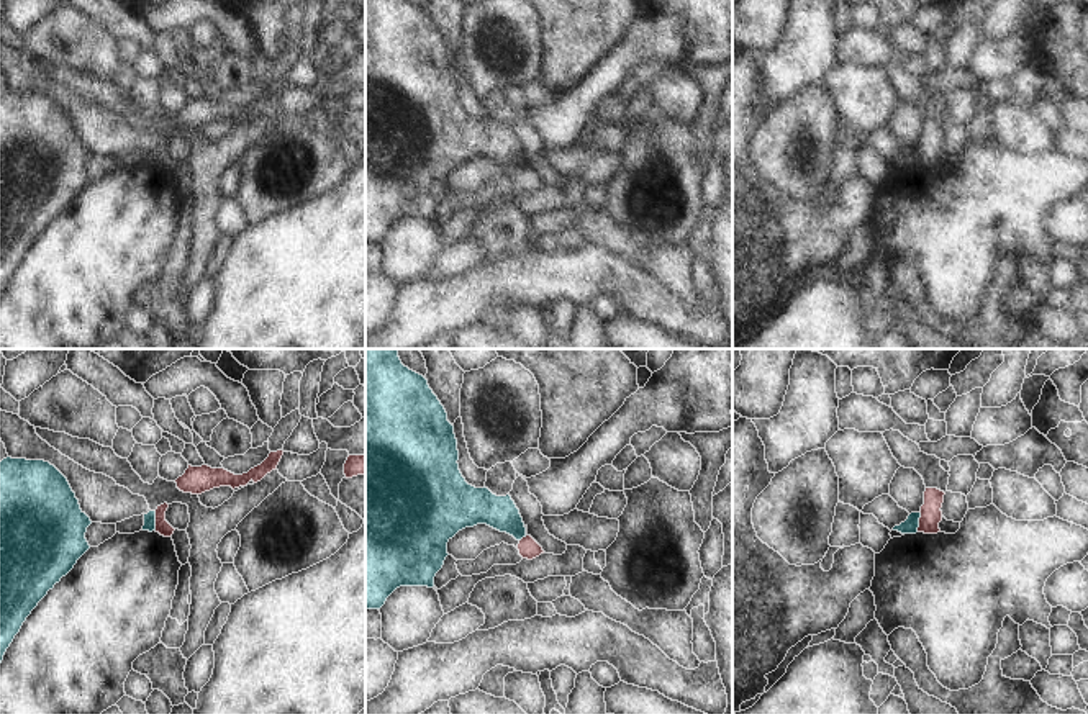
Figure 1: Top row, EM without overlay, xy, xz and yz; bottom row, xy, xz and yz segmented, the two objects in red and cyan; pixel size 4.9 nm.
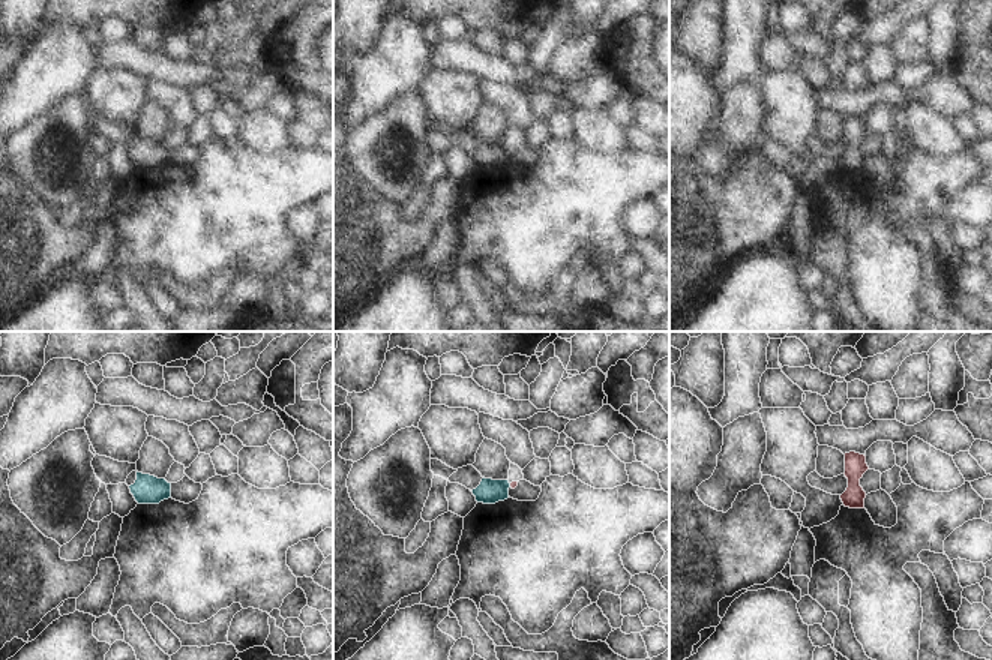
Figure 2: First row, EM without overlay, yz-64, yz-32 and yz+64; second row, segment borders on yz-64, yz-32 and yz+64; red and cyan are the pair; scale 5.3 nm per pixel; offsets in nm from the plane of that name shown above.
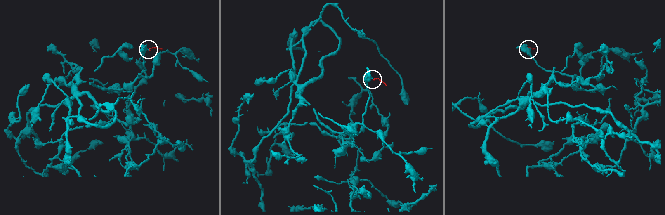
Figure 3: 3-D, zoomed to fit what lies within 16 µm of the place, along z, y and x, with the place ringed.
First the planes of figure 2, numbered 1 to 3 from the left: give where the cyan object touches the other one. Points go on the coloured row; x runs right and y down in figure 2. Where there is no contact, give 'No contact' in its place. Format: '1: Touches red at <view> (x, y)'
1: No contact
2: Touches red at yz-32 (511, 485)
3: No contact.

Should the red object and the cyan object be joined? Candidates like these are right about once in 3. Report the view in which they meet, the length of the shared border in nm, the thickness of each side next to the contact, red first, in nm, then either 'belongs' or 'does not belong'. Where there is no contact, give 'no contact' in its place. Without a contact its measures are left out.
meets red in yz; contact 110 nm long; 110 nm thick on the red side, 80 nm on the other; does not belong

